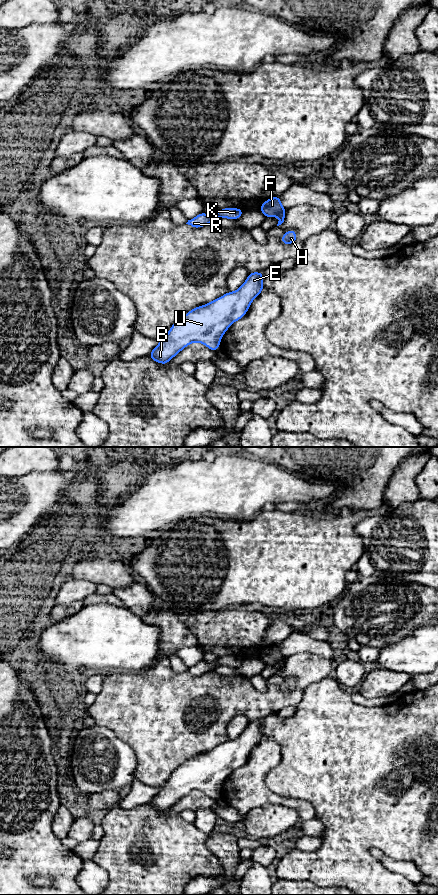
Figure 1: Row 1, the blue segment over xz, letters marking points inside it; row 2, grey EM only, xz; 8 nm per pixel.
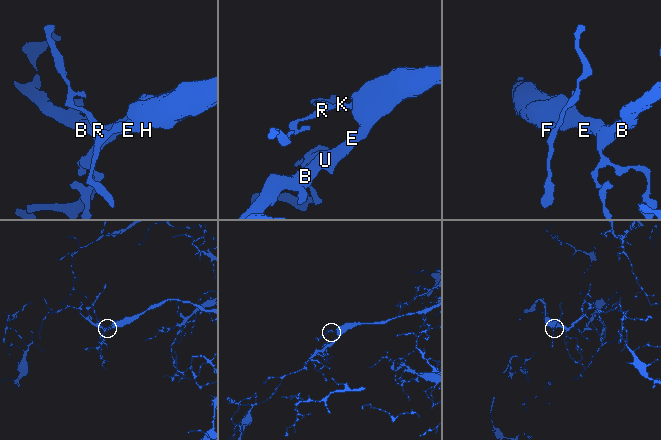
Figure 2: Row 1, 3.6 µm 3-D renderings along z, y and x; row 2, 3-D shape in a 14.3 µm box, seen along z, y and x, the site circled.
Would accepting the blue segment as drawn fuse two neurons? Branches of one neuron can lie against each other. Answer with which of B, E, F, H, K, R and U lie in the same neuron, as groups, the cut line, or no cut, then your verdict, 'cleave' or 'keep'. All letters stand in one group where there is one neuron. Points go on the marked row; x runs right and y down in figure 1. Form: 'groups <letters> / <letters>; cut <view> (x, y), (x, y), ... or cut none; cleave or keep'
groups B E F H K R U; cut none; keep

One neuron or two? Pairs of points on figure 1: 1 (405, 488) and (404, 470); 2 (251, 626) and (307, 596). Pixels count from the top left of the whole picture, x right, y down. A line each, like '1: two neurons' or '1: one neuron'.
1: one neuron
2: two neurons

